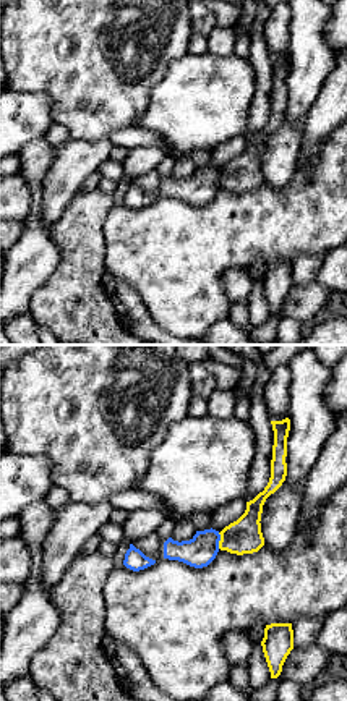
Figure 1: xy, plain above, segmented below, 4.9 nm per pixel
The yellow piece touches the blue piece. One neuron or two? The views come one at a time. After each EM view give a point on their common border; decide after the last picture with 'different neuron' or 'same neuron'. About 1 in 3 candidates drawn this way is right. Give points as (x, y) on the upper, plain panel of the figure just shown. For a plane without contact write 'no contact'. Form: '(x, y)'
(219, 178)

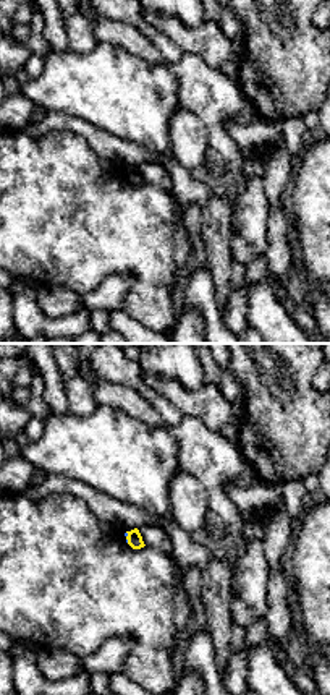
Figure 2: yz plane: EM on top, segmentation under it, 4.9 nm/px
(126, 174)

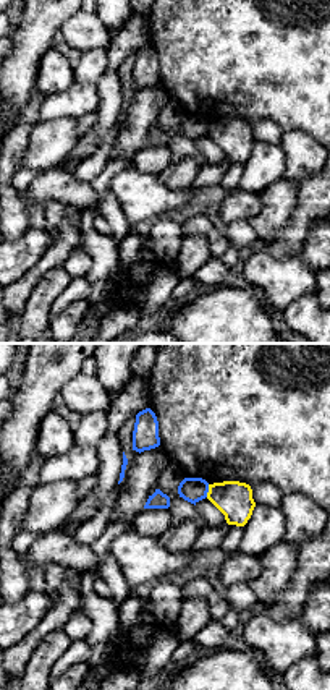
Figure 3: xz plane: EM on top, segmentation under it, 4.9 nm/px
(209, 128)

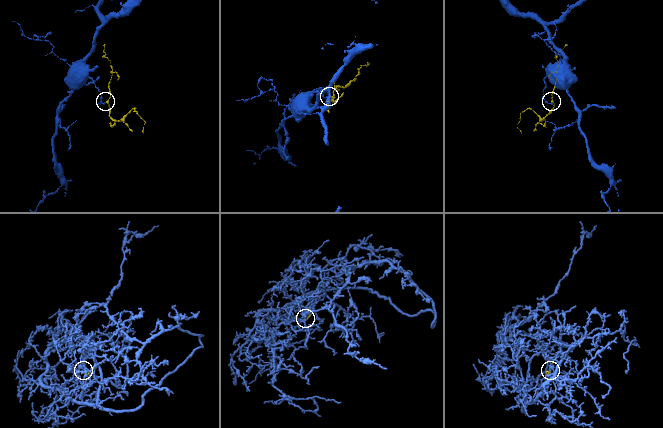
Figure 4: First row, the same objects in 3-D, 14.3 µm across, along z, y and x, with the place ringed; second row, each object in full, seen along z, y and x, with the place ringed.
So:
different neuron

